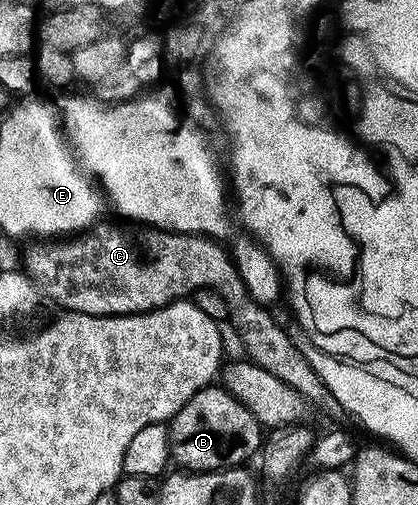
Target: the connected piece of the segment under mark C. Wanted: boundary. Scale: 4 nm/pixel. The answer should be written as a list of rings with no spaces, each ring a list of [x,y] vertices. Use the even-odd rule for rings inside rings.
[[[107,220],[89,228],[85,233],[68,237],[64,240],[43,243],[29,247],[23,256],[23,270],[34,281],[40,295],[51,300],[62,311],[89,314],[90,316],[125,316],[129,313],[148,312],[171,304],[173,301],[186,299],[203,287],[220,294],[225,302],[228,325],[239,332],[242,352],[252,364],[268,370],[274,377],[280,378],[291,386],[306,400],[308,405],[320,408],[327,416],[344,415],[344,410],[329,394],[320,376],[304,358],[287,335],[286,329],[270,313],[271,310],[256,303],[249,295],[234,261],[223,250],[224,245],[212,237],[199,236],[195,233],[169,232],[163,229],[143,226],[111,226]]]

